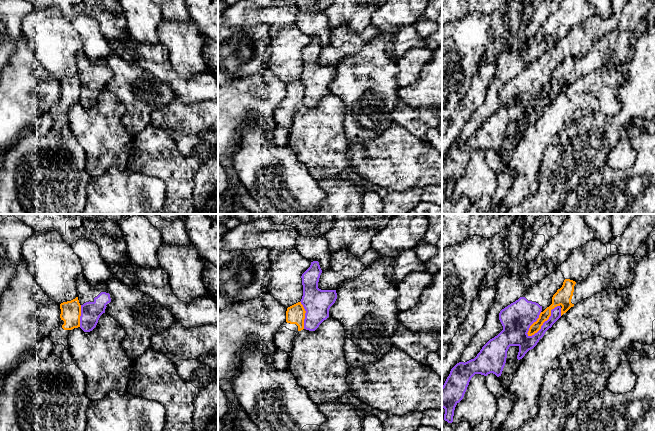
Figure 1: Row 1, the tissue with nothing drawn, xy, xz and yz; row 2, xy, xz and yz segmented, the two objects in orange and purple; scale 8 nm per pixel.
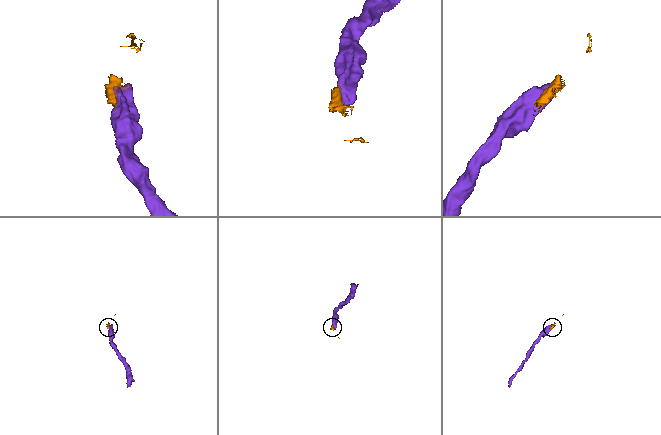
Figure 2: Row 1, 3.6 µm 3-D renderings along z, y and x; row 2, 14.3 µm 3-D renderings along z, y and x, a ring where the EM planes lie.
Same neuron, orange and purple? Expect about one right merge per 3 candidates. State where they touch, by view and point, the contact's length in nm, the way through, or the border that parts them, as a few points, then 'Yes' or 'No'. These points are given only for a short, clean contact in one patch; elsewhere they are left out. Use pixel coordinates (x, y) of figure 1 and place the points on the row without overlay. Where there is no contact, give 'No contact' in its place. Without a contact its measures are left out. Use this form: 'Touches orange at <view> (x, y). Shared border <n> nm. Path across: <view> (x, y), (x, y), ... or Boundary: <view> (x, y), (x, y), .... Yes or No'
Touches orange at yz (544, 97). Shared border 360 nm. Yes

